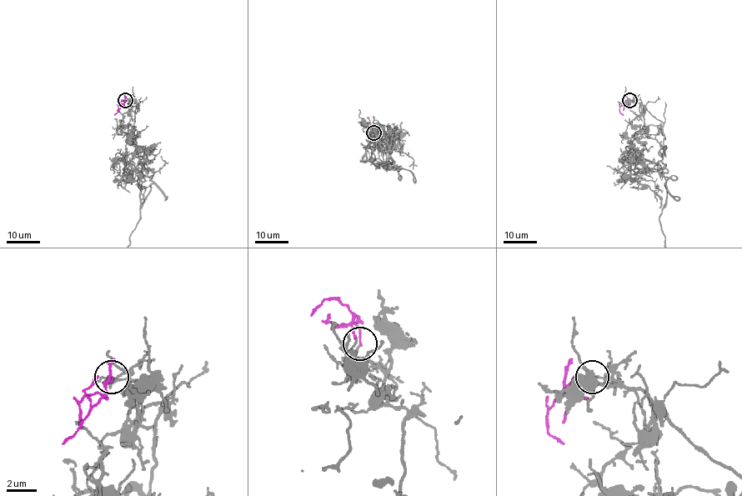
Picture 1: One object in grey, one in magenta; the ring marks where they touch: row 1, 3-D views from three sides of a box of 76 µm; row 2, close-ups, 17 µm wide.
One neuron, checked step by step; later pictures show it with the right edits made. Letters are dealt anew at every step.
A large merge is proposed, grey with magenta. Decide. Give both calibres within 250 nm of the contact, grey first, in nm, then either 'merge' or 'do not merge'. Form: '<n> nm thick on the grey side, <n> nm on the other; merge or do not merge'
70 nm thick on the grey side, 110 nm on the other; do not merge

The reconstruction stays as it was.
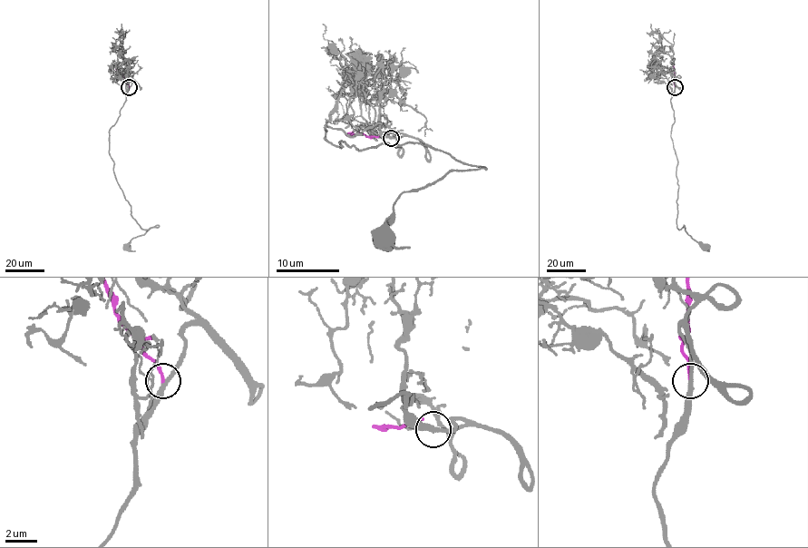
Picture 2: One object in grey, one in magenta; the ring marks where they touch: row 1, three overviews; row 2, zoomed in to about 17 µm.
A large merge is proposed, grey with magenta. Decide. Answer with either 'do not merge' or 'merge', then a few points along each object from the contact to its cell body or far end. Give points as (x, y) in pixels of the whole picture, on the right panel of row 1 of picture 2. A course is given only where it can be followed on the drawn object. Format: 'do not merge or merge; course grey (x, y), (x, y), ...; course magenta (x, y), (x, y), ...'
merge; course grey (675, 87), (670, 101), (675, 121), (670, 137), (677, 161), (676, 228), (684, 225), (685, 230), (705, 247); course magenta (675, 87), (673, 63)

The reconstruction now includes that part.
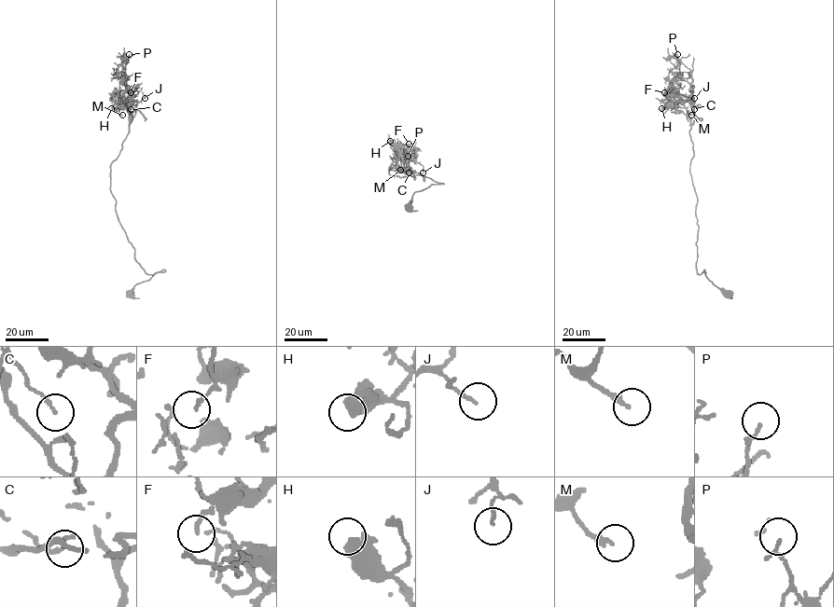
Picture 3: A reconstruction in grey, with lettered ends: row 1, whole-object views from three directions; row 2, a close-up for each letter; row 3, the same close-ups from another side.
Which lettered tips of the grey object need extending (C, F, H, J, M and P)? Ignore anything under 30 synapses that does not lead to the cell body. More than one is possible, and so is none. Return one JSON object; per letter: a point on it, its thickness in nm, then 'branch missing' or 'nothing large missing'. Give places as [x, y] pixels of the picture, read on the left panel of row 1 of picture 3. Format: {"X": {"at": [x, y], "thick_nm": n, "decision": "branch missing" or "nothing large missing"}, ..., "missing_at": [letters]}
{"C": {"at": [131, 109], "thick_nm": 130, "decision": "nothing large missing"}, "F": {"at": [131, 92], "thick_nm": 120, "decision": "nothing large missing"}, "H": {"at": [111, 108], "thick_nm": 550, "decision": "nothing large missing"}, "J": {"at": [145, 98], "thick_nm": 110, "decision": "nothing large missing"}, "M": {"at": [122, 115], "thick_nm": 240, "decision": "nothing large missing"}, "P": {"at": [129, 54], "thick_nm": 110, "decision": "nothing large missing"}, "missing_at": []}

